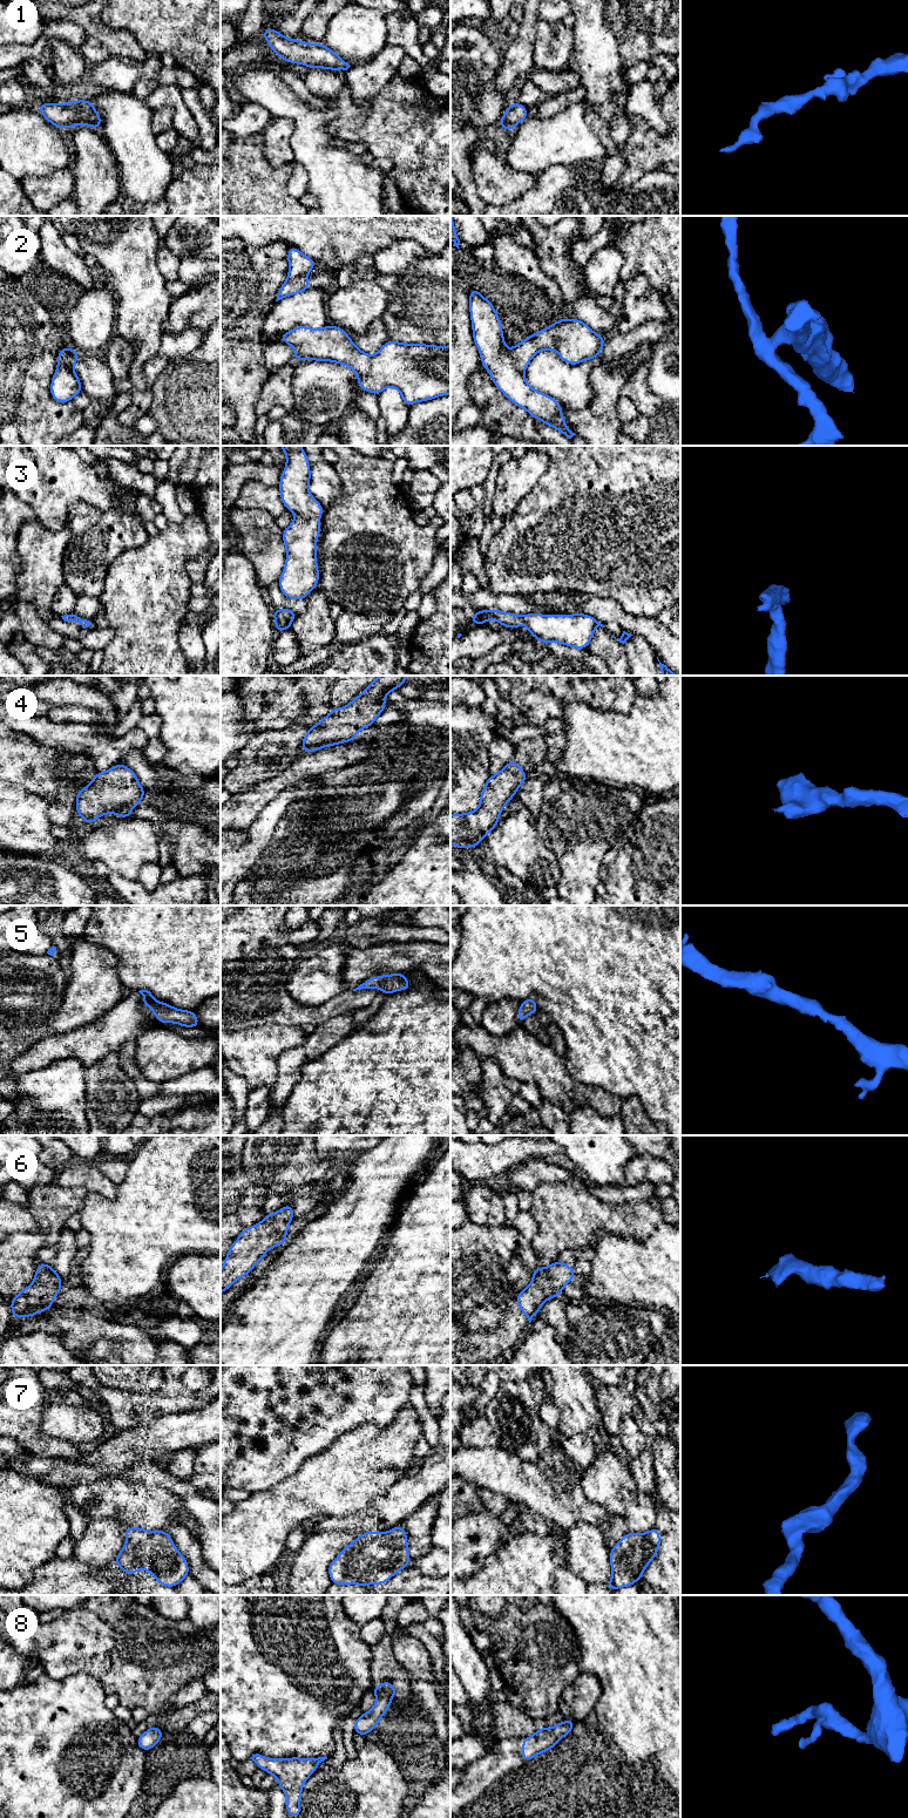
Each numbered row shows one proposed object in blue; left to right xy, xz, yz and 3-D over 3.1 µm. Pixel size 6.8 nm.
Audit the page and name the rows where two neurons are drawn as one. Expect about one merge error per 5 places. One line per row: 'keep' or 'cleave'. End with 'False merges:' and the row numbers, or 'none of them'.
1: keep
2: cleave
3: keep
4: keep
5: keep
6: keep
7: keep
8: keep
False merges: 2

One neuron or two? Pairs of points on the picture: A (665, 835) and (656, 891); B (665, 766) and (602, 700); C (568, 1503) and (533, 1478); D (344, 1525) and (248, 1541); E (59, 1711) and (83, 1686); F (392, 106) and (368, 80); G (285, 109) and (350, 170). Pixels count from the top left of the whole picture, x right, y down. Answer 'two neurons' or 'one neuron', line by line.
A: one neuron
B: two neurons
C: one neuron
D: two neurons
E: one neuron
F: two neurons
G: one neuron

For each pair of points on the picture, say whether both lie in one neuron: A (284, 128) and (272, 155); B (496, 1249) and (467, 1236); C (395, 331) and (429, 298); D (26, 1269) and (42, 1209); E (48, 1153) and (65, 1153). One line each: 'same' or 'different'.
A: same
B: same
C: same
D: same
E: same

